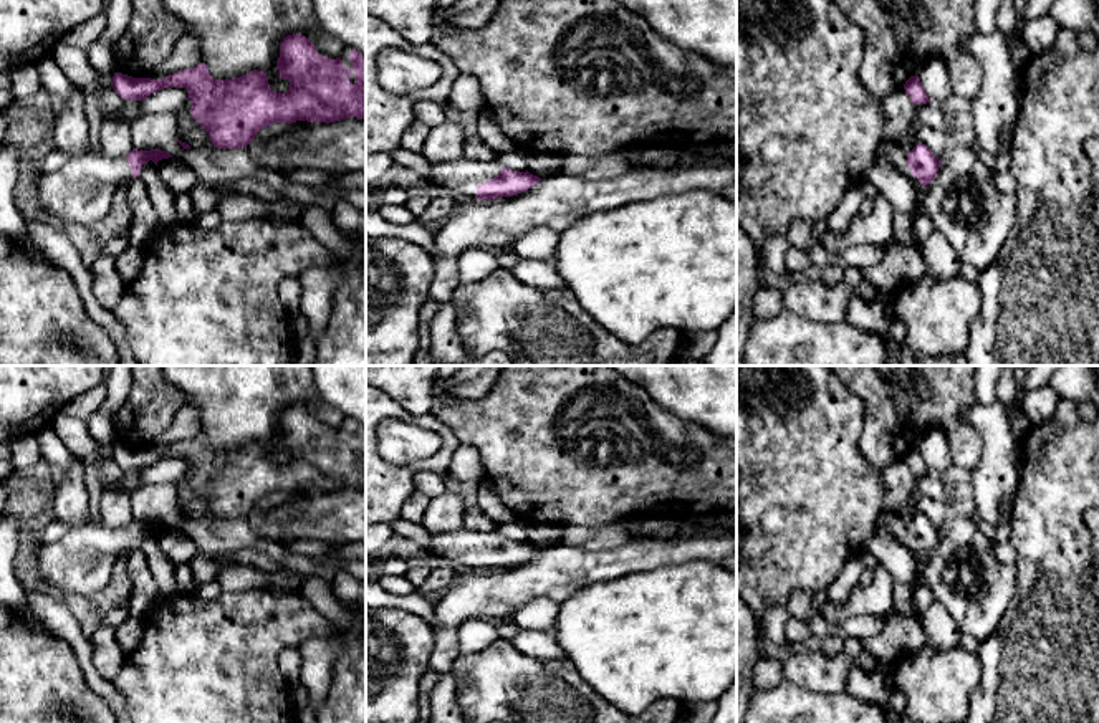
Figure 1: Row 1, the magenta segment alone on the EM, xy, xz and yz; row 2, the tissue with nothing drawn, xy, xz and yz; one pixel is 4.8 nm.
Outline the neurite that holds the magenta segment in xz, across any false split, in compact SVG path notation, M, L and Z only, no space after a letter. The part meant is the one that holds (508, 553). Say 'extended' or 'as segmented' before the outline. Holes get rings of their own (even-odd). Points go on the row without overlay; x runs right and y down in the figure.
extended | M462 528L450 533L430 533L432 543L424 551L455 559L477 571L513 567L526 563L543 549L526 543L511 541L500 533L482 533Z

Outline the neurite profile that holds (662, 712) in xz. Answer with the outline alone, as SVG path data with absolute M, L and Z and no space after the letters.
M662 700L652 706L650 723L679 723L680 715L682 715L680 701Z

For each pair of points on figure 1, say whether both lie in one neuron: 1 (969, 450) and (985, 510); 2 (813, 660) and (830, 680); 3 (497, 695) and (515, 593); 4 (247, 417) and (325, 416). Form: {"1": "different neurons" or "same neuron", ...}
{"1": "different neurons", "2": "same neuron", "3": "different neurons", "4": "same neuron"}

